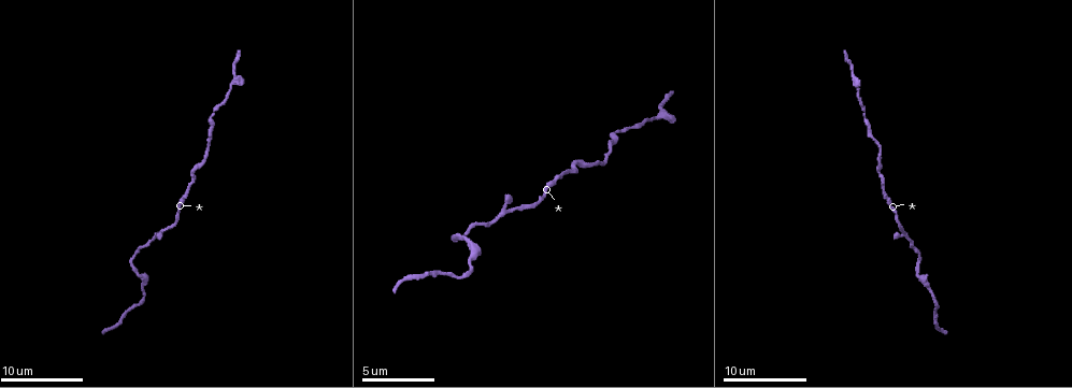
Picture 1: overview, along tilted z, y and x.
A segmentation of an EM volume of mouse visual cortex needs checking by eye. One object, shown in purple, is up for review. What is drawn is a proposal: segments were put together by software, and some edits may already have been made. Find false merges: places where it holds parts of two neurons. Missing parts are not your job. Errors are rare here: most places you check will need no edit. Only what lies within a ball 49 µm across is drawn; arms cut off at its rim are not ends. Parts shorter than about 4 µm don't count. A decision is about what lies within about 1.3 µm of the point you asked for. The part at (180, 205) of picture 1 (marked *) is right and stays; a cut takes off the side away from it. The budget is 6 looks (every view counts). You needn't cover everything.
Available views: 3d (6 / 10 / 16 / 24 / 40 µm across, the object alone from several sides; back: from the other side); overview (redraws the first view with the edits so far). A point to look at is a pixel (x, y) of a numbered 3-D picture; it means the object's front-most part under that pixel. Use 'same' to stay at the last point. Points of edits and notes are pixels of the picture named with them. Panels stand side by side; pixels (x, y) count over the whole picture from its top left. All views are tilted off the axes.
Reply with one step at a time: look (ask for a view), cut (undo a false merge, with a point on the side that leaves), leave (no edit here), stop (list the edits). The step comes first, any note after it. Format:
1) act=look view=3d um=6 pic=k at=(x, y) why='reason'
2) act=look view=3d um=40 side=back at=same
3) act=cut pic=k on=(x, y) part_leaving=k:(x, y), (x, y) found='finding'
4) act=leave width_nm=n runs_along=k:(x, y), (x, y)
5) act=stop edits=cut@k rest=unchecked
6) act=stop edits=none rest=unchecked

act=look view=3d um=10 pic=1 at=(870, 134) why='calibre changes'

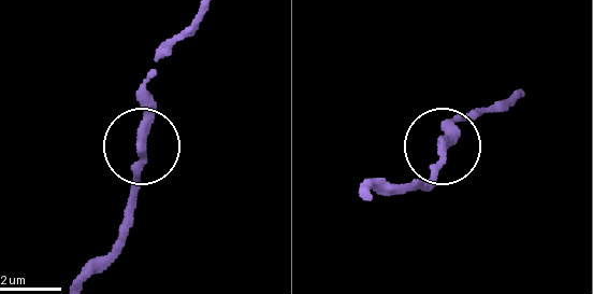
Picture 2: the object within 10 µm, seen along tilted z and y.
act=leave runs_along=2:(82, 278), (115, 240), (133, 185), (146, 76) found='all the same neuron'

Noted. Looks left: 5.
act=look view=3d um=10 pic=1 at=(656, 118) why='three-way junction'

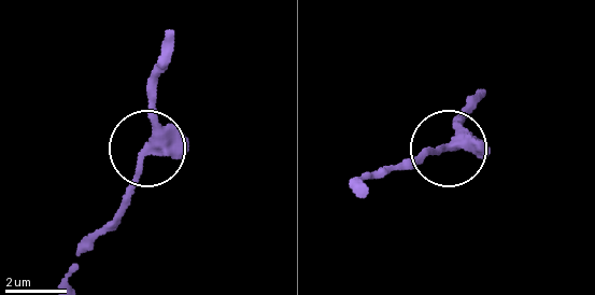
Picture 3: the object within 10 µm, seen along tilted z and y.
act=leave runs_along=3:(68, 277), (133, 179), (151, 126), (150, 75) found='all the same neuron'

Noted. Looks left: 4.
act=look view=3d um=6 pic=1 at=(927, 287) why='calibre changes'

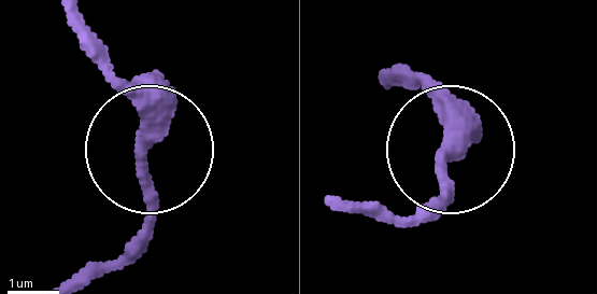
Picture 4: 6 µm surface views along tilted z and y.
act=leave runs_along=4:(388, 81), (420, 89), (442, 117), (450, 186), (434, 211) found='continuous, no second neuron'

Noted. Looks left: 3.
act=stop edits=none rest=unchecked

